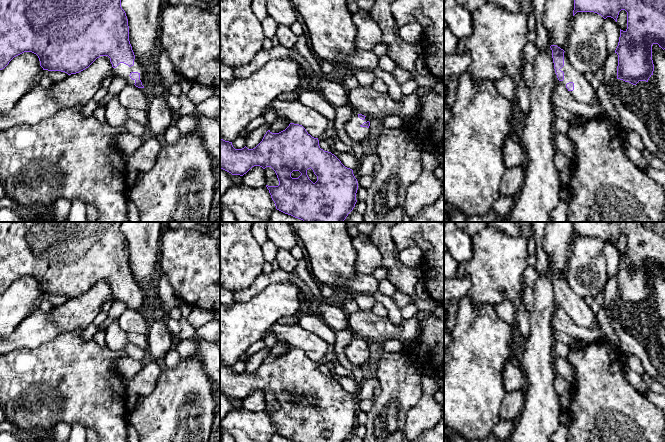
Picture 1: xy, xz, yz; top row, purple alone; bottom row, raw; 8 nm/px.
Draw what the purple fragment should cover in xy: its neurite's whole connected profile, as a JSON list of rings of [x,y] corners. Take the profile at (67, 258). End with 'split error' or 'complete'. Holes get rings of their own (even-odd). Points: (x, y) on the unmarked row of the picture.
[[[0,222],[0,294],[4,293],[16,280],[24,276],[36,278],[43,294],[61,295],[68,299],[79,297],[88,292],[100,280],[108,280],[114,300],[123,302],[127,308],[144,312],[144,292],[135,281],[129,265],[129,250],[125,235],[121,231],[122,222]]] | split error

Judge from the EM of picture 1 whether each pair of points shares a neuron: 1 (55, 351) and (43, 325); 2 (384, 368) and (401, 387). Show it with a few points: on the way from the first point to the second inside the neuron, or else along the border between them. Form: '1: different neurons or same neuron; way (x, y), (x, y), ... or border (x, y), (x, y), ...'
1: different neurons; border (72, 331), (58, 333), (46, 342), (28, 349)
2: same neuron; way (389, 373), (398, 382)

